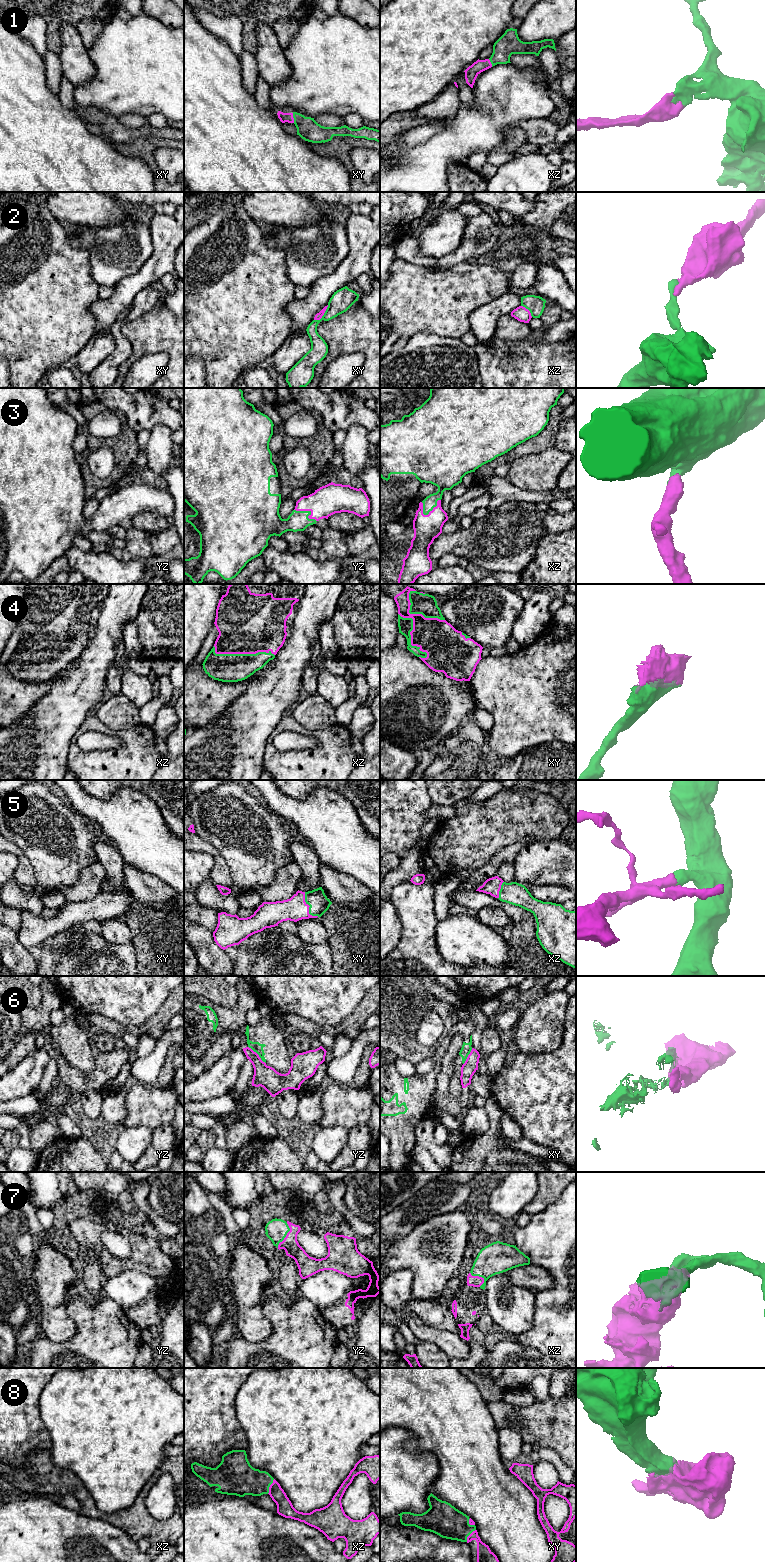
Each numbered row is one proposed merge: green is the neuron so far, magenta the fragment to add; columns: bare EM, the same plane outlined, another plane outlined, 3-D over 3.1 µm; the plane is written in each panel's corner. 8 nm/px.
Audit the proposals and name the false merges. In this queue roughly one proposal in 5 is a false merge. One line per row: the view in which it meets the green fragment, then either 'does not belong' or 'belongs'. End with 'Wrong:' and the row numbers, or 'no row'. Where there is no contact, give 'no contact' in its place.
1: contact in xy; belongs
2: contact in xy; does not belong
3: contact in xz; belongs
4: contact in xy; belongs
5: contact in xy; belongs
6: contact in yz; does not belong
7: contact in yz; belongs
8: contact in xz; belongs
Wrong: 2, 6

